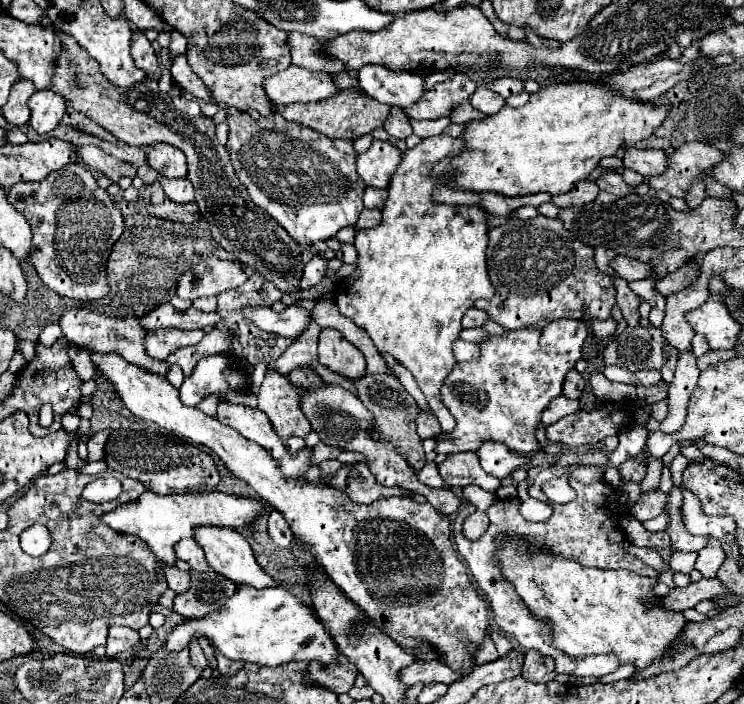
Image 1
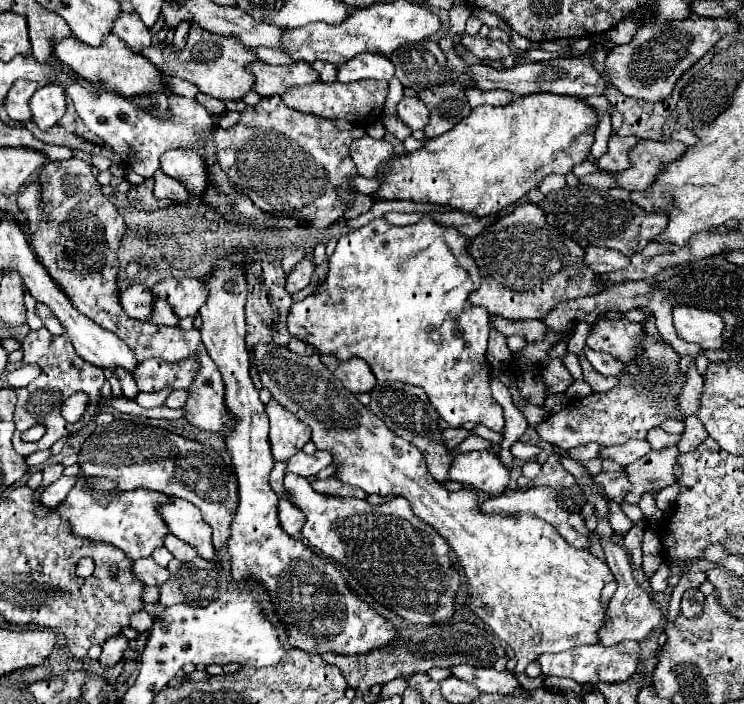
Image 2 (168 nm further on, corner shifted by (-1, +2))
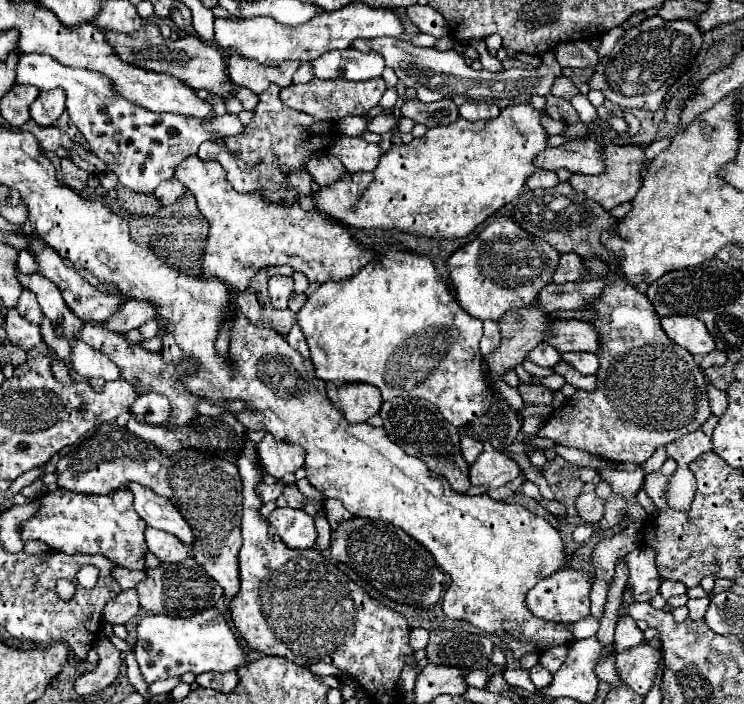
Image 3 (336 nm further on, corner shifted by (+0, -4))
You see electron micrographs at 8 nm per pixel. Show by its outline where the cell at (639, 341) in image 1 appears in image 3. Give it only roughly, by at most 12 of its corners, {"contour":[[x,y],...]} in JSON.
{"contour":[[558,320],[546,342],[560,352],[596,352],[600,332]]}

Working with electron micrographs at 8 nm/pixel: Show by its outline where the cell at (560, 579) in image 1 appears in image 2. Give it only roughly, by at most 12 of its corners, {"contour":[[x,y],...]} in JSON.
{"contour":[[321,364],[253,368],[335,476],[403,496],[451,546],[465,606],[515,652],[597,644],[609,566],[533,516],[451,492]]}

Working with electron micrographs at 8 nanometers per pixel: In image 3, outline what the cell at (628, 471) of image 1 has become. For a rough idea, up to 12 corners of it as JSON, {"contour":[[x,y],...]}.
{"contour":[[596,492],[580,494],[576,510],[584,522],[604,516],[604,502]]}

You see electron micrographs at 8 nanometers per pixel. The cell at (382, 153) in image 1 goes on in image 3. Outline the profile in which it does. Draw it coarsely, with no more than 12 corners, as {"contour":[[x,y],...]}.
{"contour":[[340,136],[330,152],[350,174],[372,172],[378,144]]}

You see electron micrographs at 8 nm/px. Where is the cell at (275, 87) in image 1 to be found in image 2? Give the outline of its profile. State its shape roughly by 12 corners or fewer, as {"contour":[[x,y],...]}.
{"contour":[[251,62],[253,90],[283,94],[289,86],[319,80],[307,62],[269,66]]}

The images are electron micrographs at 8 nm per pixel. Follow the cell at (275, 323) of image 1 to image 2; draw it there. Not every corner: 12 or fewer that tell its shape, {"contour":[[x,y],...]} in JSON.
{"contour":[[339,238],[291,336],[495,432],[467,238]]}

